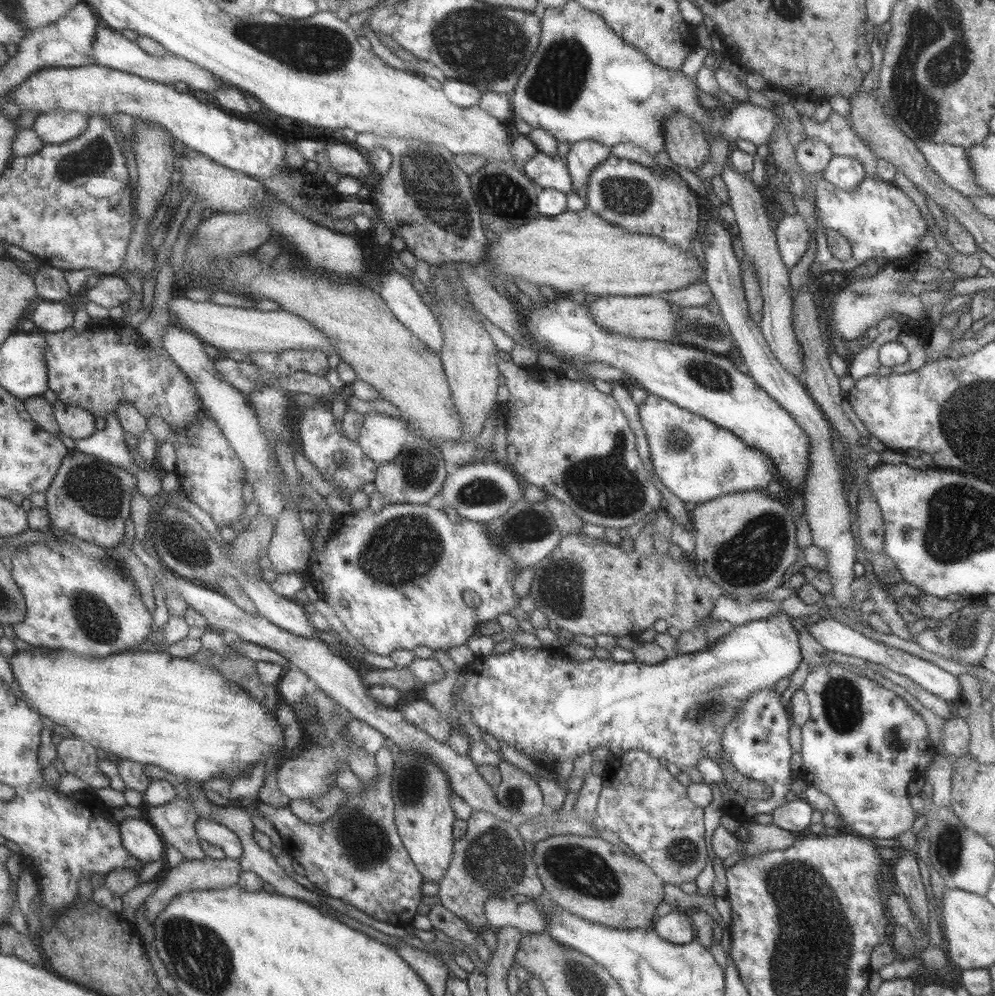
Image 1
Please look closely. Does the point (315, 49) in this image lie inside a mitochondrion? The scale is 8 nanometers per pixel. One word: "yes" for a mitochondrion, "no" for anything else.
yes

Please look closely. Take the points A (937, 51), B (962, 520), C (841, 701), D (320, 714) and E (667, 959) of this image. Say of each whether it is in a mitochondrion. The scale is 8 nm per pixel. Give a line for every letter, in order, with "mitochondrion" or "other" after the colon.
A: mitochondrion
B: mitochondrion
C: mitochondrion
D: mitochondrion
E: other

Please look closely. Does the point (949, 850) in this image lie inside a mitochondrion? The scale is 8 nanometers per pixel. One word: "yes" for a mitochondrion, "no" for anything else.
yes

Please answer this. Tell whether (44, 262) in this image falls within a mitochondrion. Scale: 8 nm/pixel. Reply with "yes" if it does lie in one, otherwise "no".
no

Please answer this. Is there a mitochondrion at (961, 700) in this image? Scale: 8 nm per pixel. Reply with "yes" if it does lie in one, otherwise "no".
no

